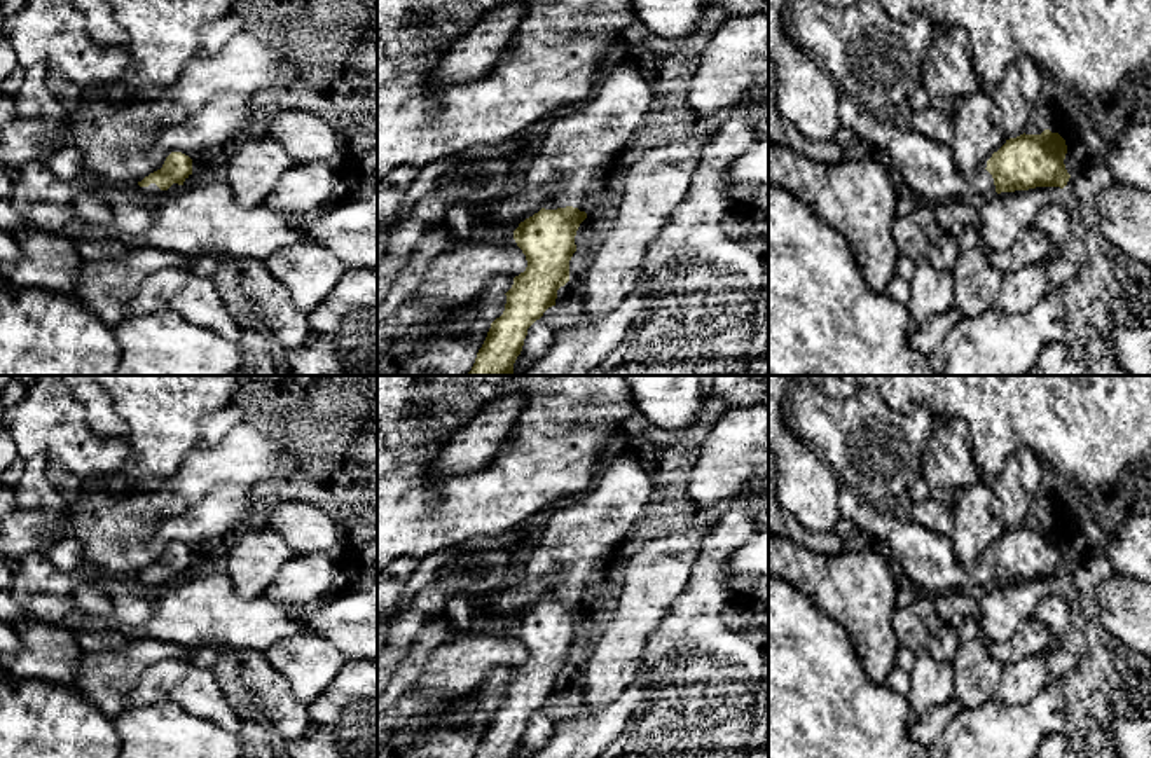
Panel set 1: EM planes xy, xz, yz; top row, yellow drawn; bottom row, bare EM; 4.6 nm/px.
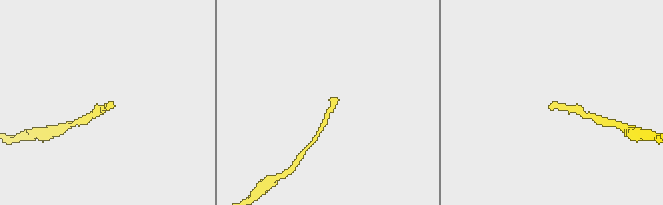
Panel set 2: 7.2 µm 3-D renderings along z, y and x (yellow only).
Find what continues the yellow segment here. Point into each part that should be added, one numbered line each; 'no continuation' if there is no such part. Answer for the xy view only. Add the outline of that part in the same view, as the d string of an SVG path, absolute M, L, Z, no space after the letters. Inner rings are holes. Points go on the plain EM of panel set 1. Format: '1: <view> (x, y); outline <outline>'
1: xy (152, 580); outline M150 575L148 578L141 578L147 585L164 585L164 587L171 587L175 585L182 576L173 575L168 582L161 582L155 575Z

